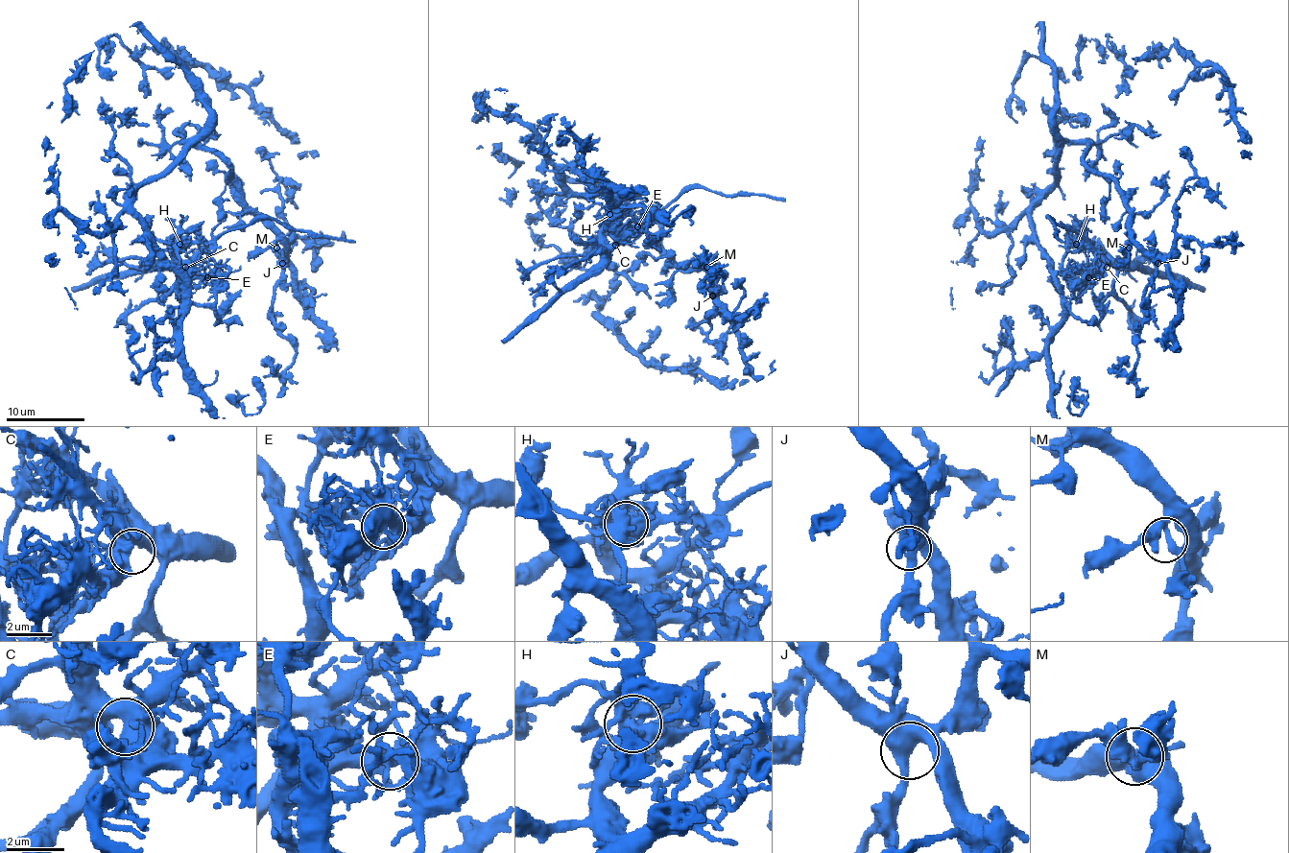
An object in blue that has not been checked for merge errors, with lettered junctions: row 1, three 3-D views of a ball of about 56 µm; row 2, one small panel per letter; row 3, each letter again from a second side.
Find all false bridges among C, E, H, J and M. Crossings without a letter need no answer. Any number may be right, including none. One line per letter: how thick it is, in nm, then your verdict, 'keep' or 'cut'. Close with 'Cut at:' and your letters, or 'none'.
C: 480 nm | keep
E: 360 nm | keep
H: 650 nm | cut
J: 460 nm | keep
M: 280 nm | keep
Cut at: H

